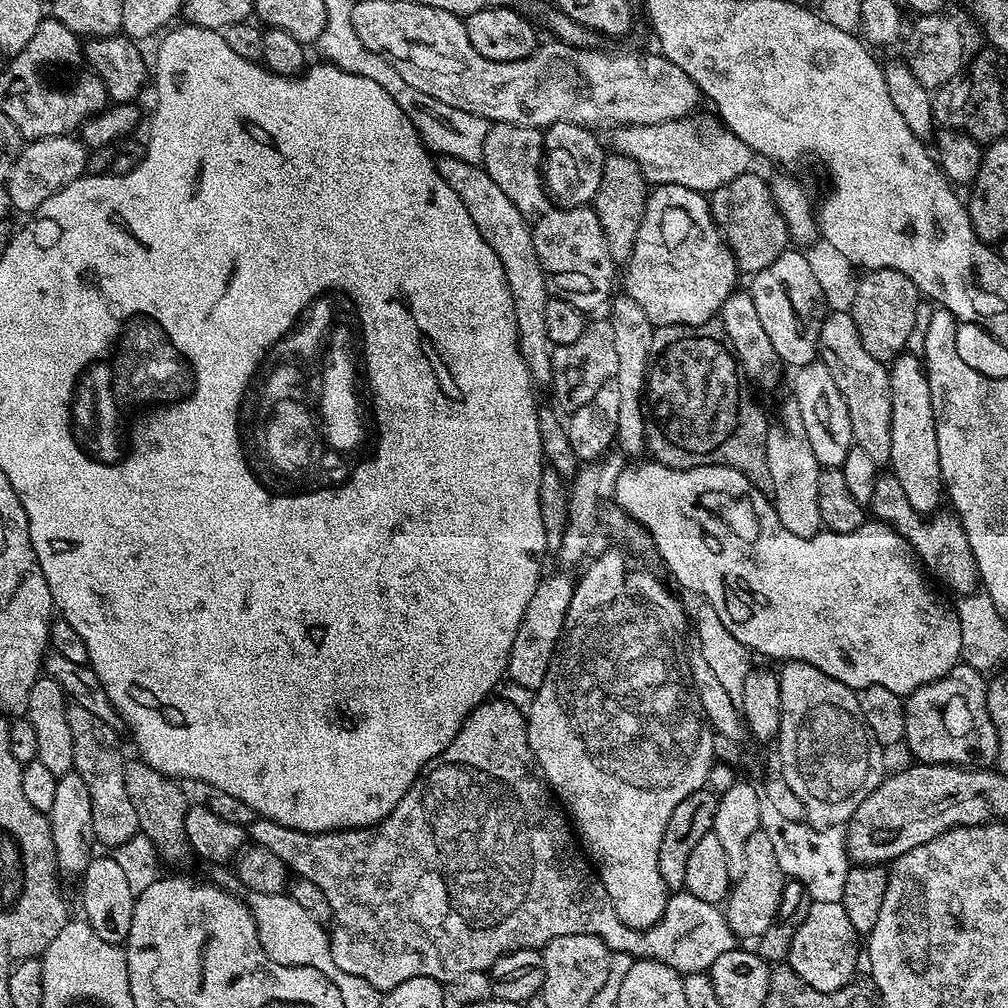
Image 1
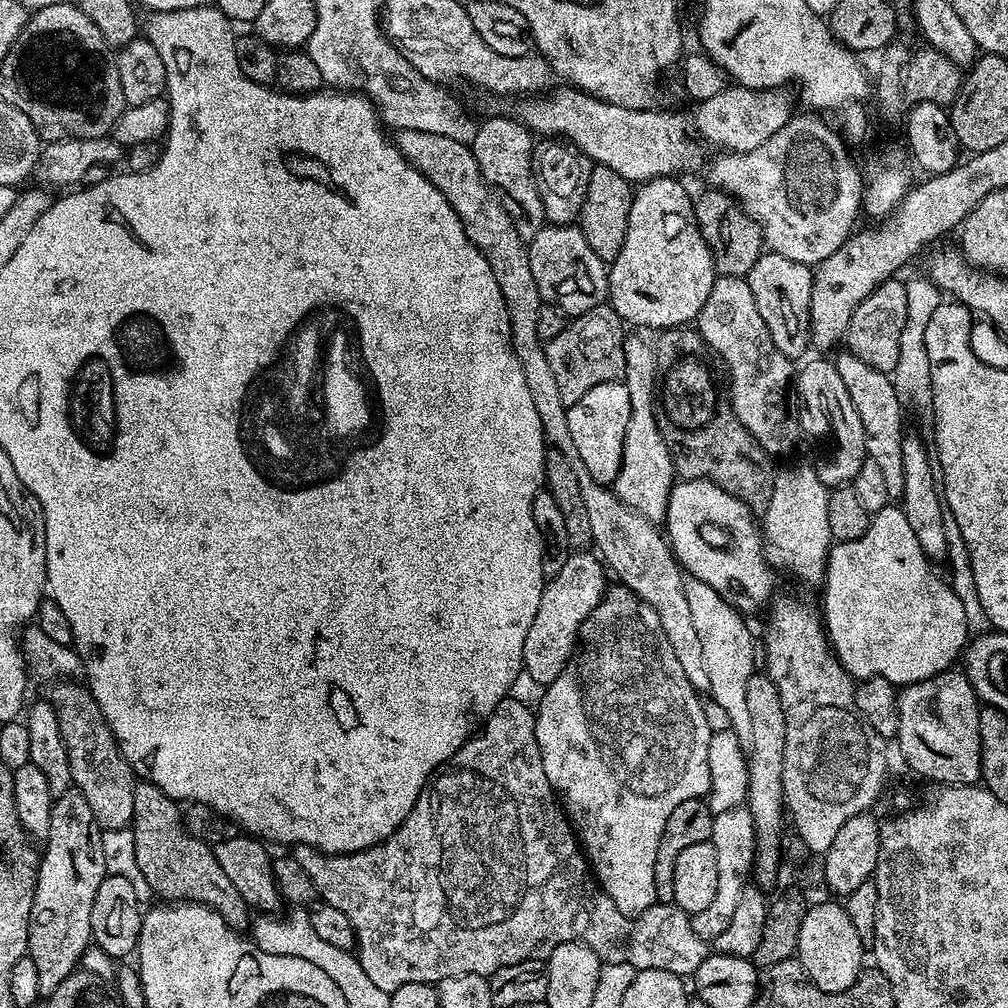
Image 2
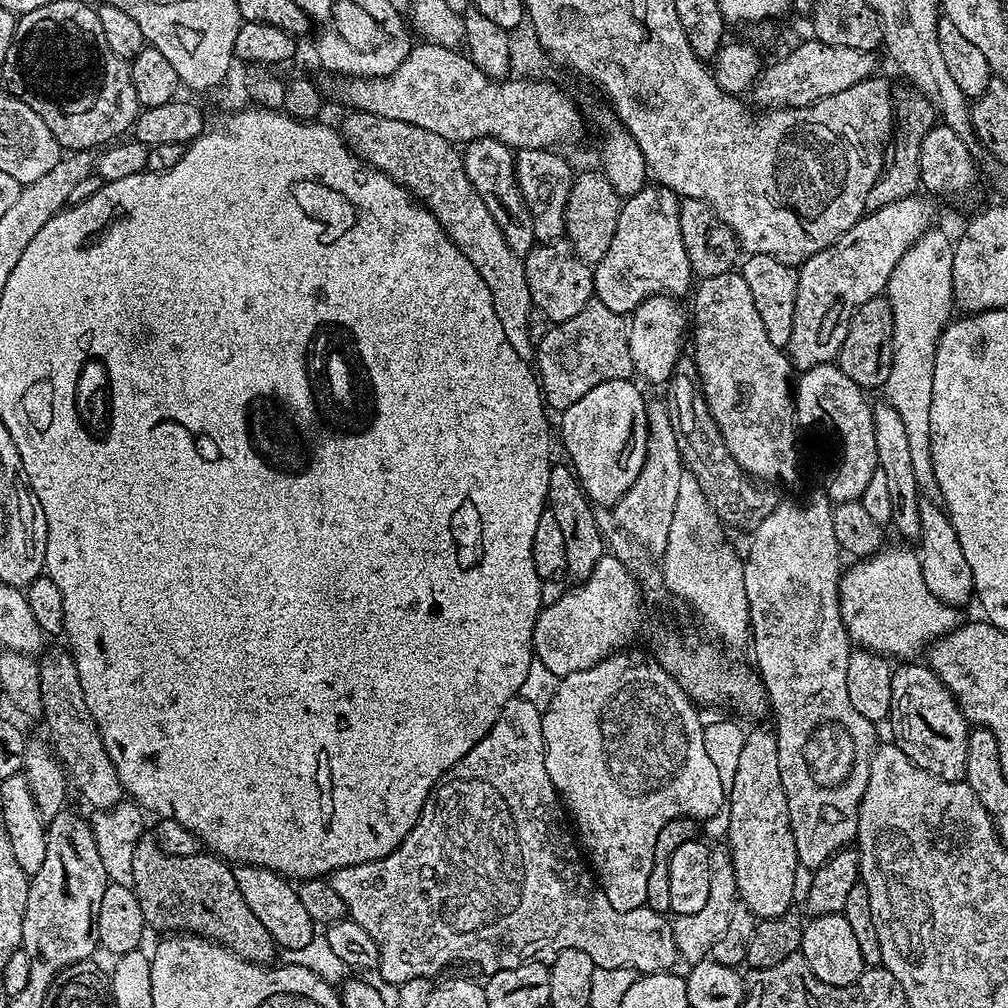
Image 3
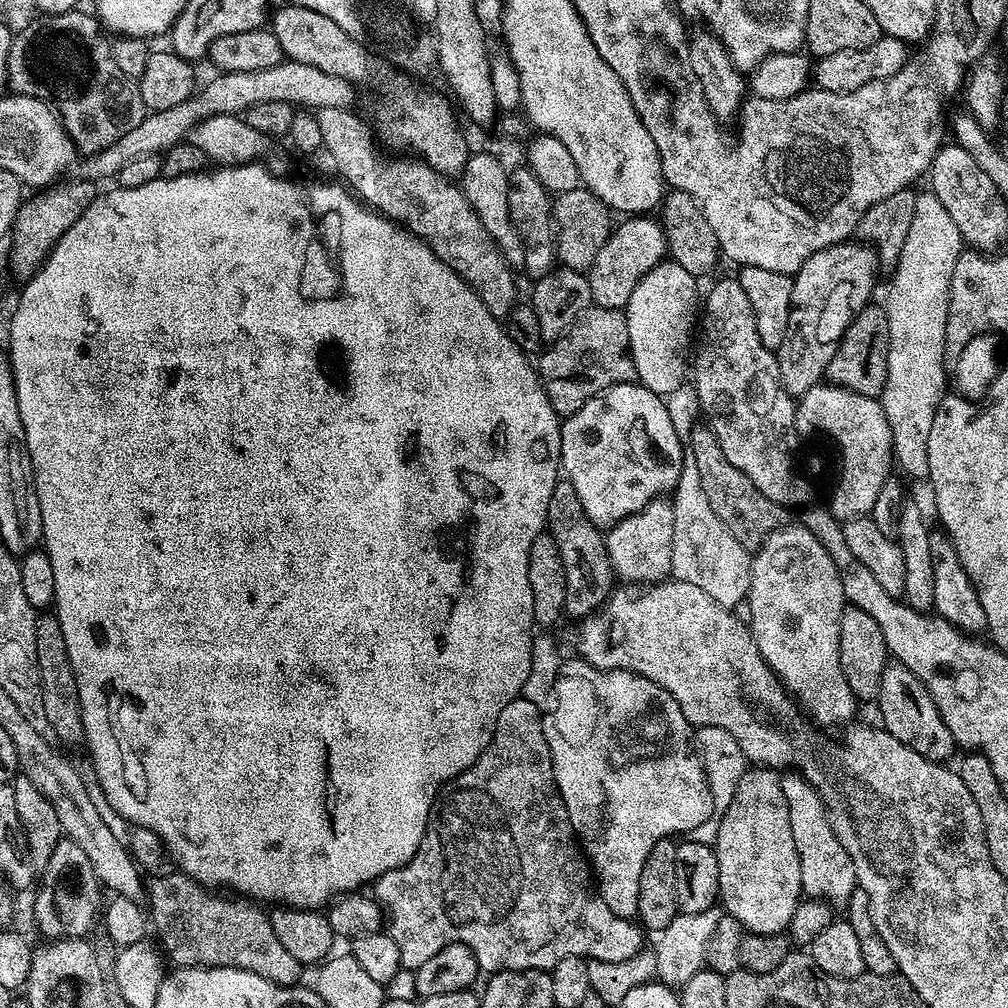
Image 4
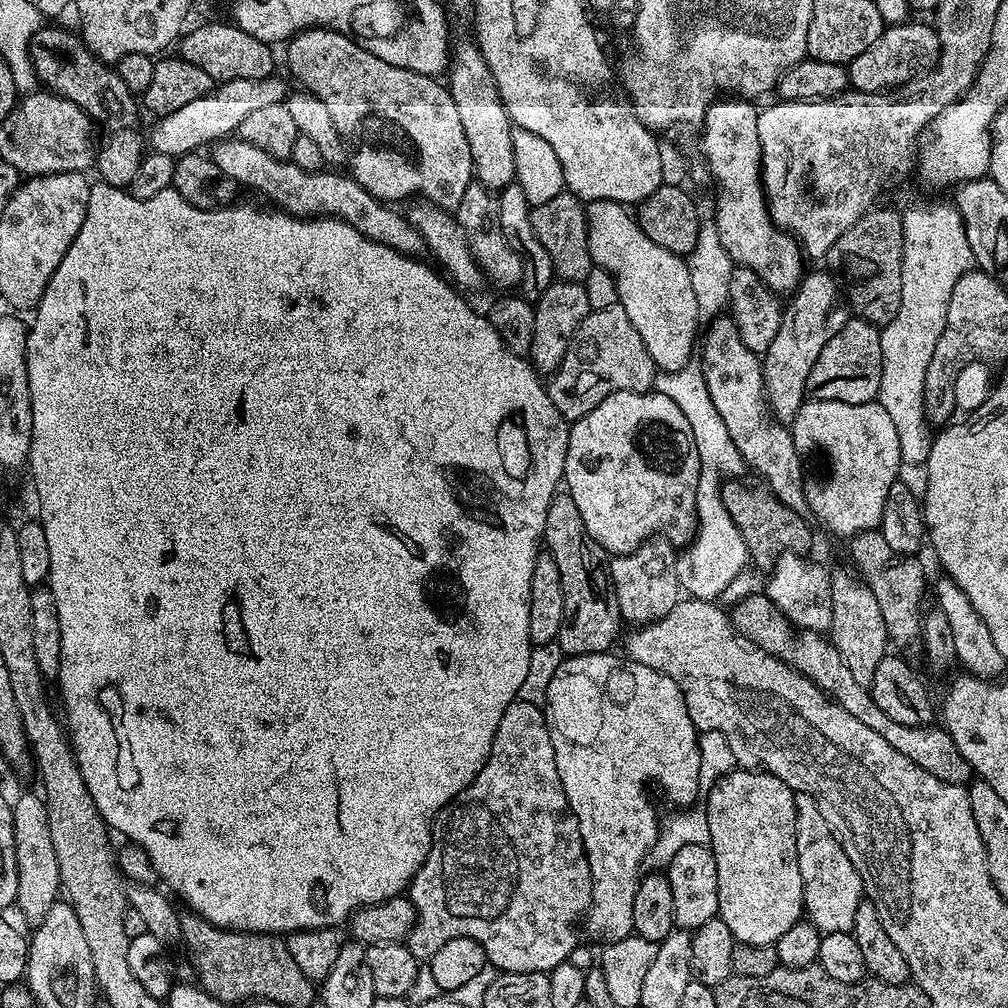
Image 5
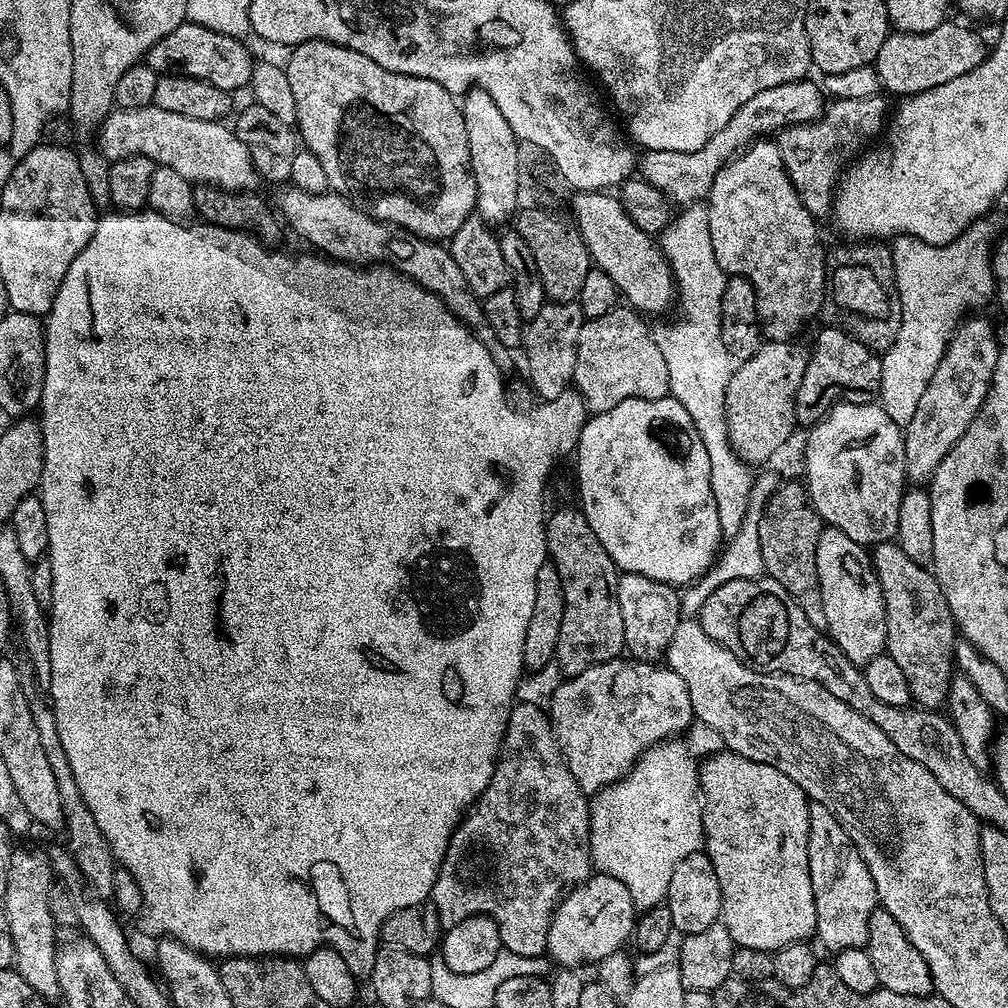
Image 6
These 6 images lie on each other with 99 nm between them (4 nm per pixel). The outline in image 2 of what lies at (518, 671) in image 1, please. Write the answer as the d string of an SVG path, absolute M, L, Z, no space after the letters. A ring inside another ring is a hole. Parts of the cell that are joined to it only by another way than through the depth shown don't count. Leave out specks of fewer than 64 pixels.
M576 550L569 555L562 570L545 583L538 614L534 614L534 622L526 634L526 646L522 648L524 672L540 686L552 684L577 651L582 622L605 595L604 574L605 565L591 551Z

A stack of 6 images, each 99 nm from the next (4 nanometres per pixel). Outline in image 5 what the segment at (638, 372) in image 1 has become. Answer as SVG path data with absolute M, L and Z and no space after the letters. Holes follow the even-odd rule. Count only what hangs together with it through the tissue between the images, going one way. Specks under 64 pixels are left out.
M654 535L637 545L632 552L622 552L611 557L608 572L614 582L614 594L618 598L621 621L632 623L632 626L643 626L653 624L654 621L662 619L682 598L682 589L676 562L678 559L677 549L669 540L661 535Z

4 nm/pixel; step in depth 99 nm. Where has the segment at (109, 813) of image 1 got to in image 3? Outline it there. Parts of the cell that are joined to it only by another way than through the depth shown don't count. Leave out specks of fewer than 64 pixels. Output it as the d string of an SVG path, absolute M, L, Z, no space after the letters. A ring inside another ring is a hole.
M45 647L39 657L40 665L40 701L44 711L42 723L48 727L50 747L64 767L71 787L80 791L80 796L93 809L109 809L125 799L126 793L114 762L106 754L102 736L98 734L90 706L82 694L82 682L78 666L67 647Z

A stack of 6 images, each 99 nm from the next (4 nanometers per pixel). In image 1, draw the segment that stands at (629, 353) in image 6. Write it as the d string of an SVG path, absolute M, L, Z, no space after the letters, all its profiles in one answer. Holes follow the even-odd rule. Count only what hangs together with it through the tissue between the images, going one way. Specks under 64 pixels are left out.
M607 319L585 323L582 338L570 342L570 346L553 347L552 382L550 391L556 395L556 400L567 410L574 410L594 394L598 394L598 386L609 383L616 375L618 358L614 354L614 330Z

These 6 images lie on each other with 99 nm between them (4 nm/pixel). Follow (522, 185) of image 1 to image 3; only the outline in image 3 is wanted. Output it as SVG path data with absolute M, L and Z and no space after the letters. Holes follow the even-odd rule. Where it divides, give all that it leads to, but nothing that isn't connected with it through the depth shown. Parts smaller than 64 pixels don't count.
M483 136L477 140L467 141L463 149L464 169L466 178L484 197L486 210L494 214L494 222L498 222L498 230L502 230L502 238L506 238L506 246L514 250L514 254L521 258L527 256L528 251L535 248L538 241L534 234L534 218L522 198L522 190L518 186L516 177L516 158L513 149L506 147L500 140L493 136Z

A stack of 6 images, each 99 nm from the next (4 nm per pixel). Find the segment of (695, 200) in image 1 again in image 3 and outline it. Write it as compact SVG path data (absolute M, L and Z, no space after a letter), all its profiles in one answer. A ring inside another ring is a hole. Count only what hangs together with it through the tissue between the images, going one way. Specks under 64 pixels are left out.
M652 182L645 186L641 192L635 192L634 195L627 197L627 199L621 203L620 213L618 214L618 230L614 230L614 239L610 241L610 250L606 250L606 254L602 254L600 261L594 265L592 274L592 277L594 278L594 296L595 299L602 302L602 306L610 306L610 310L614 310L621 314L632 314L640 303L653 294L667 294L673 298L680 298L688 287L688 291L693 287L694 277L692 275L692 267L690 266L690 258L686 256L686 245L682 242L682 226L678 226L680 202L681 197L677 196L676 193Z

